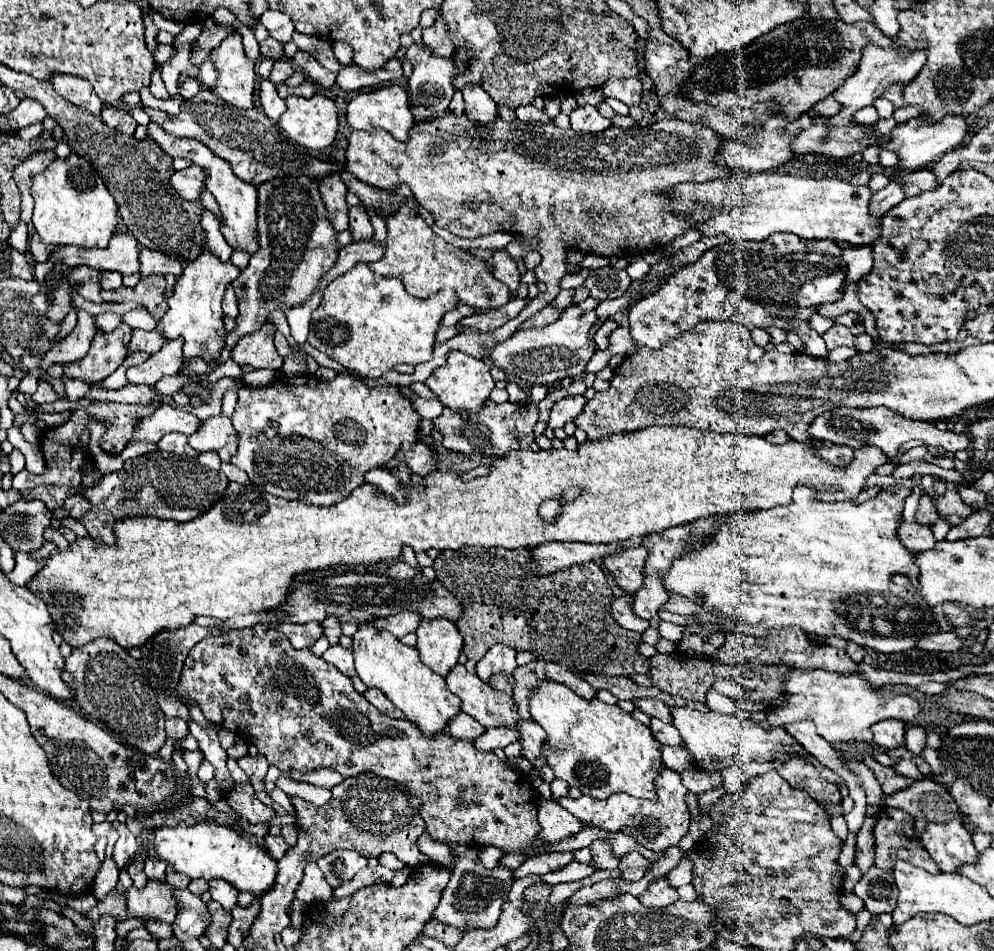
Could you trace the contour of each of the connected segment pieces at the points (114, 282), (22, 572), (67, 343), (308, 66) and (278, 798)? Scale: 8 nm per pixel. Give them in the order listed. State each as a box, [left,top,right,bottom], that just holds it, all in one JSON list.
[[101,271,121,289],[7,553,43,585],[41,311,97,371],[293,51,335,89],[270,788,295,816]]

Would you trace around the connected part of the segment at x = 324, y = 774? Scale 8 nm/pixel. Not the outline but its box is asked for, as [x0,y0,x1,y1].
[287,769,343,789]

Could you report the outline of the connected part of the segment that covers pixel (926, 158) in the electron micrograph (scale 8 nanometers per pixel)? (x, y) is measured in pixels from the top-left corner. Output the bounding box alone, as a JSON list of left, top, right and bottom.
[883,115,967,173]

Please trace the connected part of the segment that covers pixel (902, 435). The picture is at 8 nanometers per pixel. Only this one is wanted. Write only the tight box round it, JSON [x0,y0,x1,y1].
[809,407,971,459]

